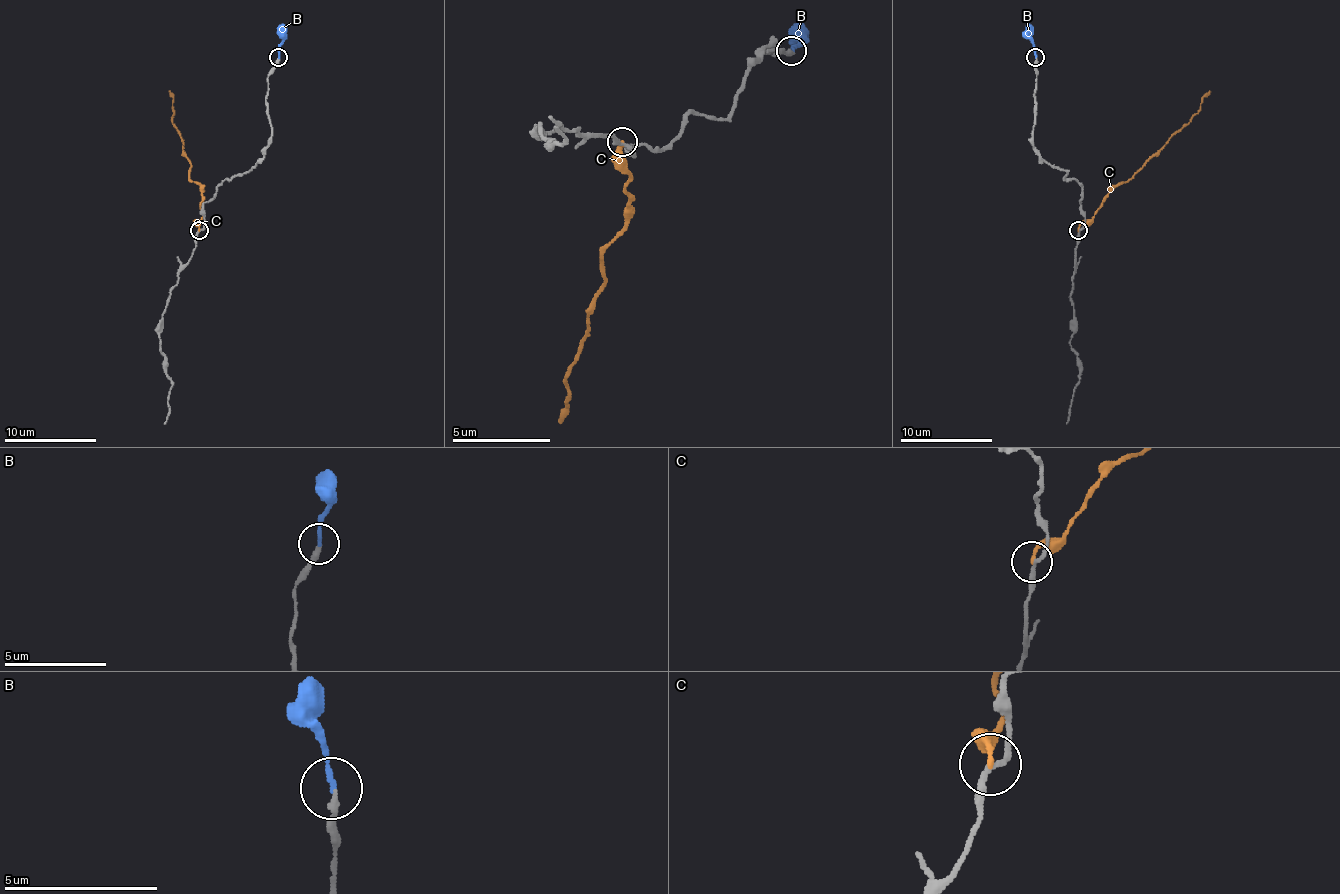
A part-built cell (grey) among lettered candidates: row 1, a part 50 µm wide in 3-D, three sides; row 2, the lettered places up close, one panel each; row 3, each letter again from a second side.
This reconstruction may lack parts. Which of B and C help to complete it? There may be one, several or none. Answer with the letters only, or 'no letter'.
B

